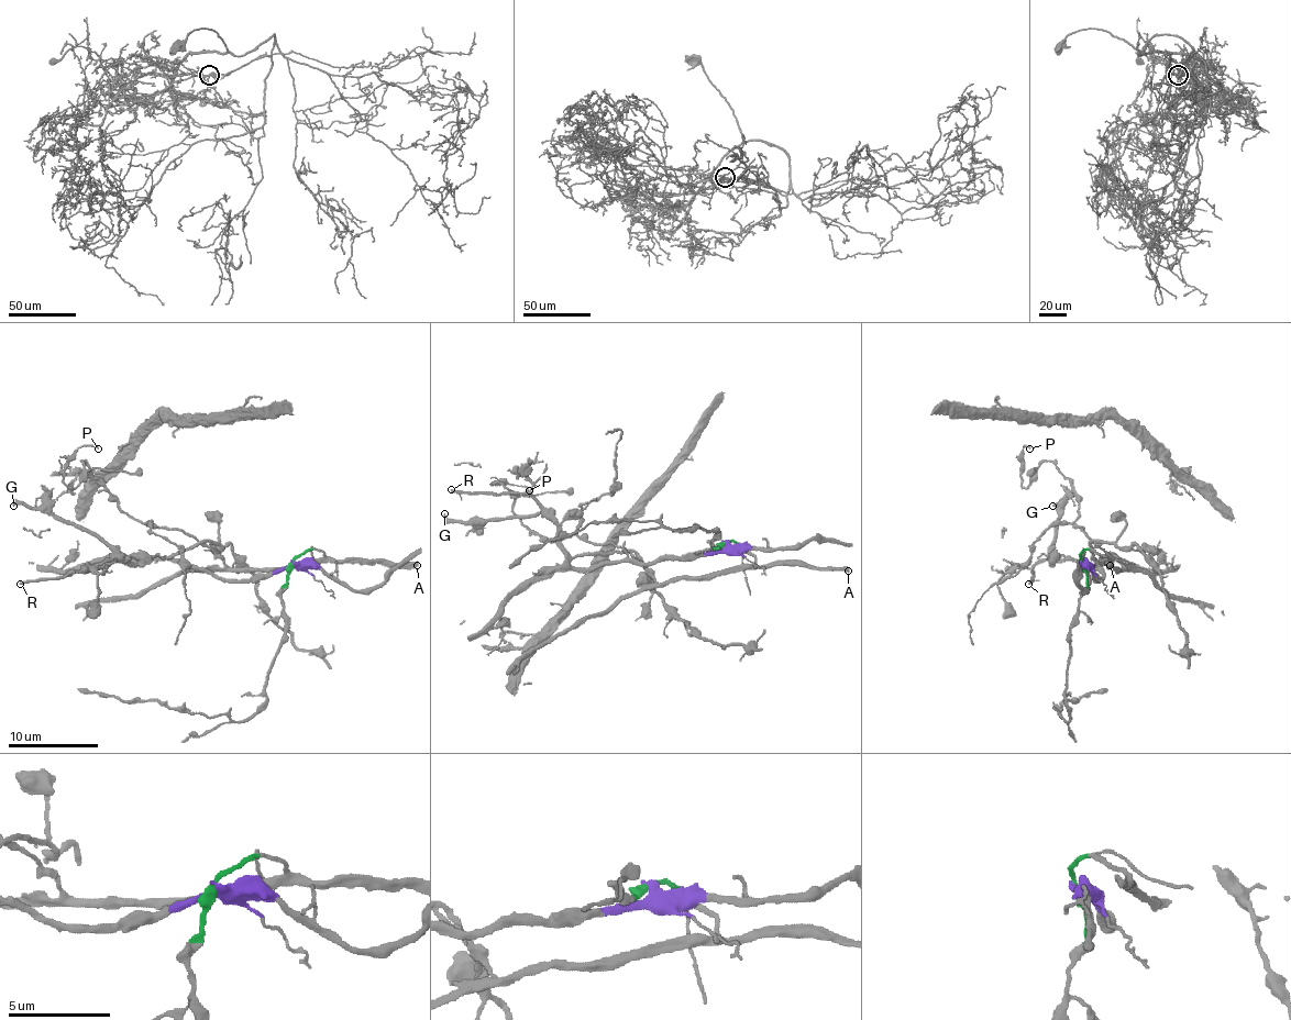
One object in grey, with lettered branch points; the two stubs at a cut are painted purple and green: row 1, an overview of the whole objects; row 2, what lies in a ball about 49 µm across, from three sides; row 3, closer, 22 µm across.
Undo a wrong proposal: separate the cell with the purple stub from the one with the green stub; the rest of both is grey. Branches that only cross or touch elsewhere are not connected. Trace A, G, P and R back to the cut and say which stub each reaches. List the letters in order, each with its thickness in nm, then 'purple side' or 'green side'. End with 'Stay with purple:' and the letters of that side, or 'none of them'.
A: 400 nm thick; green side
G: 160 nm thick; purple side
P: 140 nm thick; green side
R: 240 nm thick; purple side
Stay with purple: G, R

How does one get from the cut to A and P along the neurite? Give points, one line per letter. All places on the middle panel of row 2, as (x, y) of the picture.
A: (725, 544), (736, 542), (761, 564), (845, 567), (849, 572)
P: (725, 544), (742, 551), (742, 572), (657, 583), (611, 542), (544, 540), (494, 484), (528, 490)

